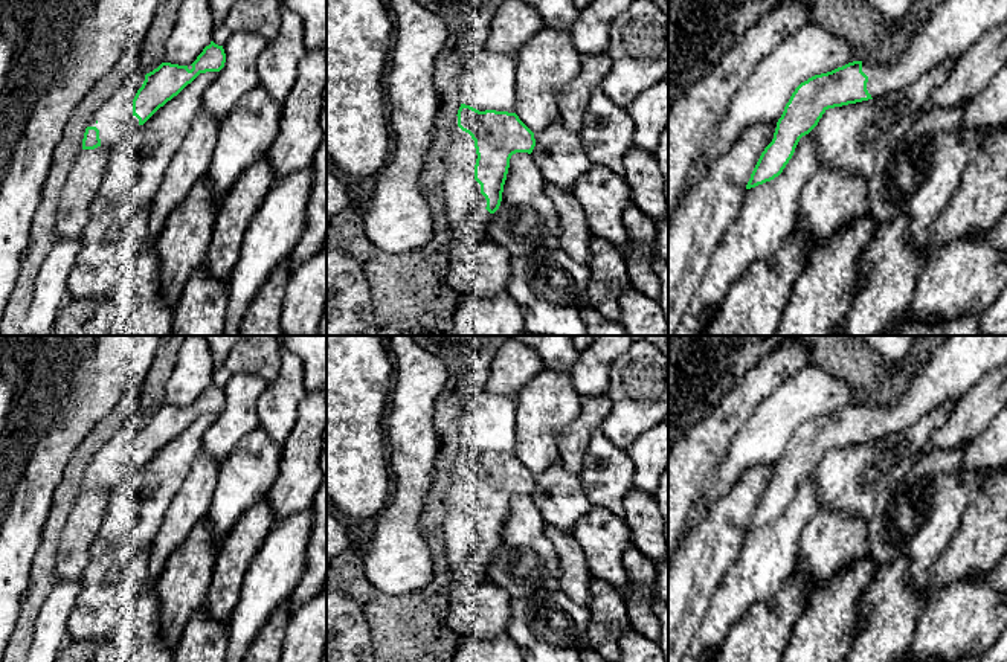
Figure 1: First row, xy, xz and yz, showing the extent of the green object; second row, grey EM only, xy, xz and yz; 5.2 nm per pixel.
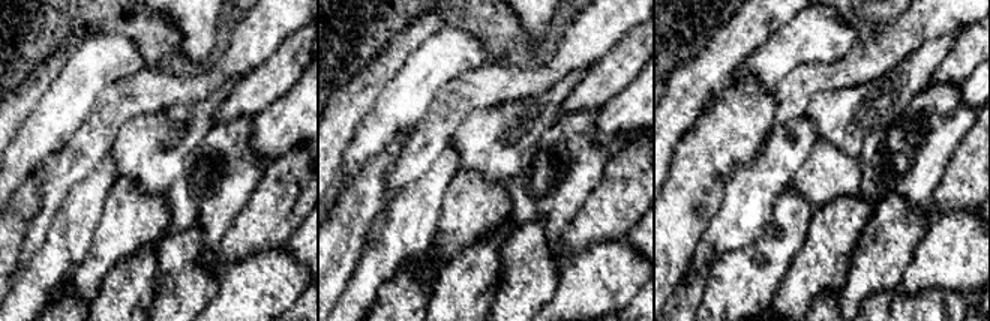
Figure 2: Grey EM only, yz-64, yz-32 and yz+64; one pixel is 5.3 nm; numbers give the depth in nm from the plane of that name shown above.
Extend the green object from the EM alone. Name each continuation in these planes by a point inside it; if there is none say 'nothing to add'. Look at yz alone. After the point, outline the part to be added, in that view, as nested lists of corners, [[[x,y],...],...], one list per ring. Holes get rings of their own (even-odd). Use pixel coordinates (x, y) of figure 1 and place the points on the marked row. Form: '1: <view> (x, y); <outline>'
1: yz (954, 26); [[[941,0],[914,32],[911,44],[897,61],[890,61],[883,52],[862,61],[862,72],[868,76],[868,93],[876,99],[900,92],[931,69],[961,58],[987,31],[1005,21],[1007,0]]]

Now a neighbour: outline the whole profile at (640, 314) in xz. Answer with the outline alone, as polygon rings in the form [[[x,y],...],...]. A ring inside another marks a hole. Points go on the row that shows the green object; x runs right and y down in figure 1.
[[[629,288],[619,299],[619,323],[630,336],[668,336],[668,322],[656,299]]]

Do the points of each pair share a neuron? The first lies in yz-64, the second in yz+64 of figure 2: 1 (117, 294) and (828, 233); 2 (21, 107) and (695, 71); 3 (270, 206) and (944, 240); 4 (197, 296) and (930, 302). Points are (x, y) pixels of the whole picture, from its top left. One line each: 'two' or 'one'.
1: one
2: one
3: two
4: two

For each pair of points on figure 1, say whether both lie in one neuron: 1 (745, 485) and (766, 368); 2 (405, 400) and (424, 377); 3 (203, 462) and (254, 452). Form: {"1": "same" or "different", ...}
{"1": "different", "2": "same", "3": "different"}

